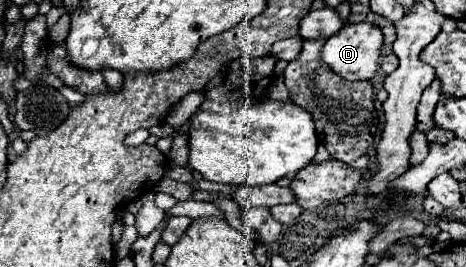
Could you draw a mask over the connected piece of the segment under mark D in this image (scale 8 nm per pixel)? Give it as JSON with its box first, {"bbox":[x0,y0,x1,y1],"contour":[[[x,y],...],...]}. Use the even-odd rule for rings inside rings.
{"bbox":[322,22,384,80],"contour":[[[360,22],[360,24],[346,24],[342,30],[338,30],[334,36],[326,40],[322,46],[322,60],[342,78],[348,80],[370,80],[380,66],[380,52],[382,52],[384,36],[382,30],[374,24]]]}

